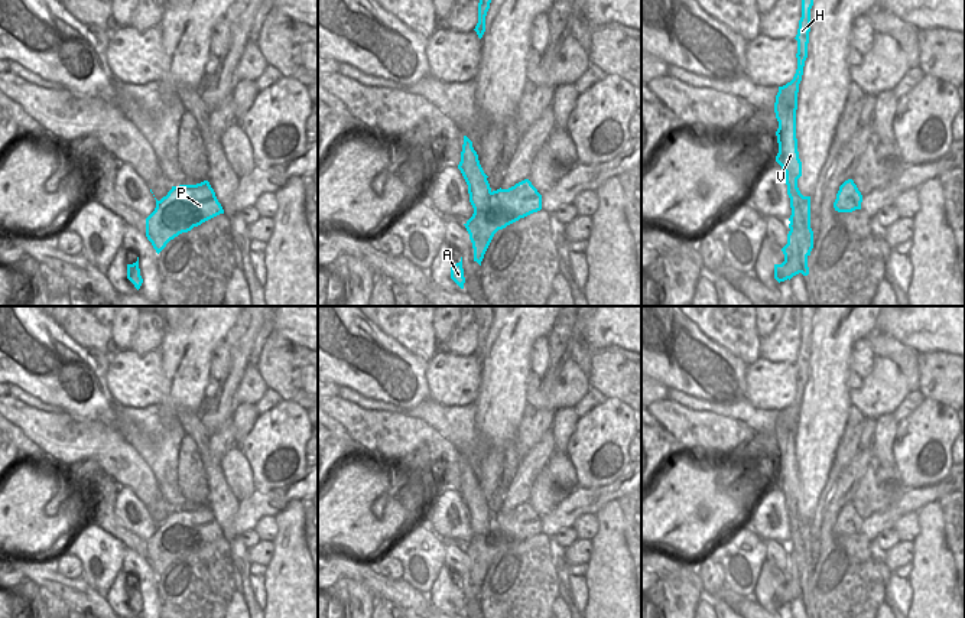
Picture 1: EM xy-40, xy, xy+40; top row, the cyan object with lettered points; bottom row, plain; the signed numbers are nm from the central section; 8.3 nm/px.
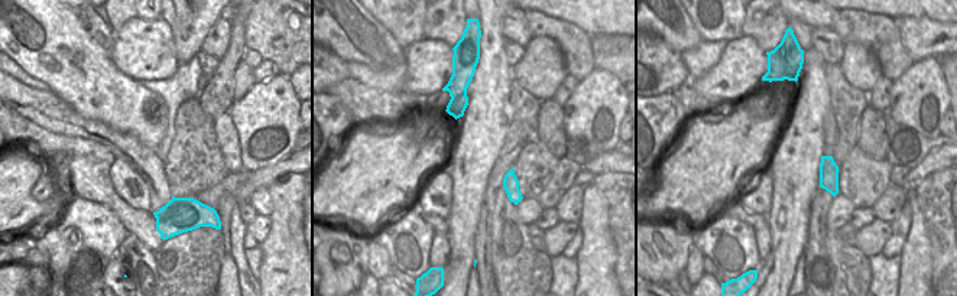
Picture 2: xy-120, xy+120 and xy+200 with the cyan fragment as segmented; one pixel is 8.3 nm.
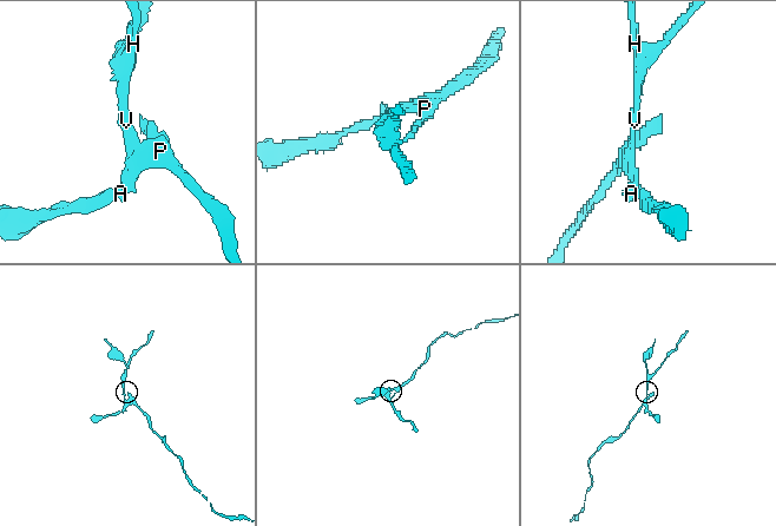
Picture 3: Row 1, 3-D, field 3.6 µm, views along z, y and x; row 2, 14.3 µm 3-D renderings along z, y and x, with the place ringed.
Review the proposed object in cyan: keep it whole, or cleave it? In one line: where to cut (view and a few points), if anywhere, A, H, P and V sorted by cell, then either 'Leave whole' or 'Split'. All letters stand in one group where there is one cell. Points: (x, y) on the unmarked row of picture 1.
Split along xy (491, 516), (490, 524), (474, 536). Groups: A P / H V. Split

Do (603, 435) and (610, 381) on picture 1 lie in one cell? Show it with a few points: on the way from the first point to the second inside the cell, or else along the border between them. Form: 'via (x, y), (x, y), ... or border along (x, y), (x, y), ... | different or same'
border along (606, 397), (617, 397), (626, 405) | different

